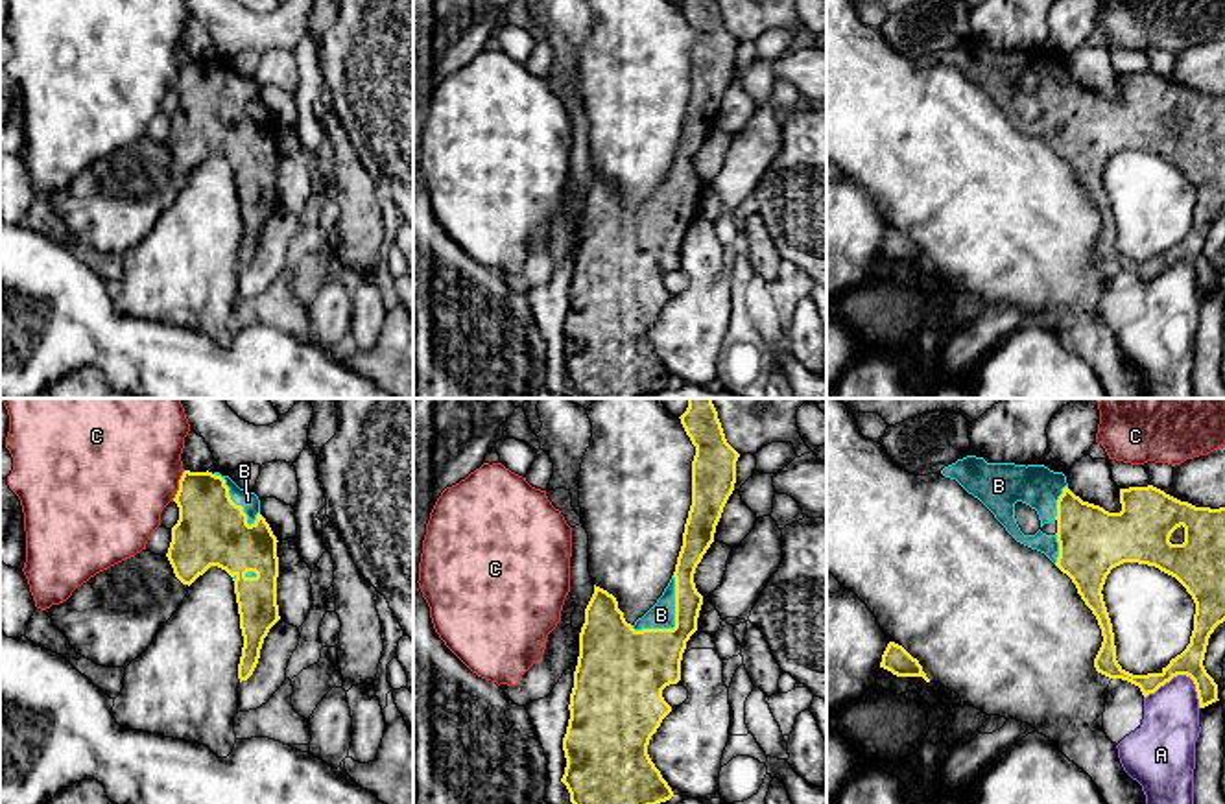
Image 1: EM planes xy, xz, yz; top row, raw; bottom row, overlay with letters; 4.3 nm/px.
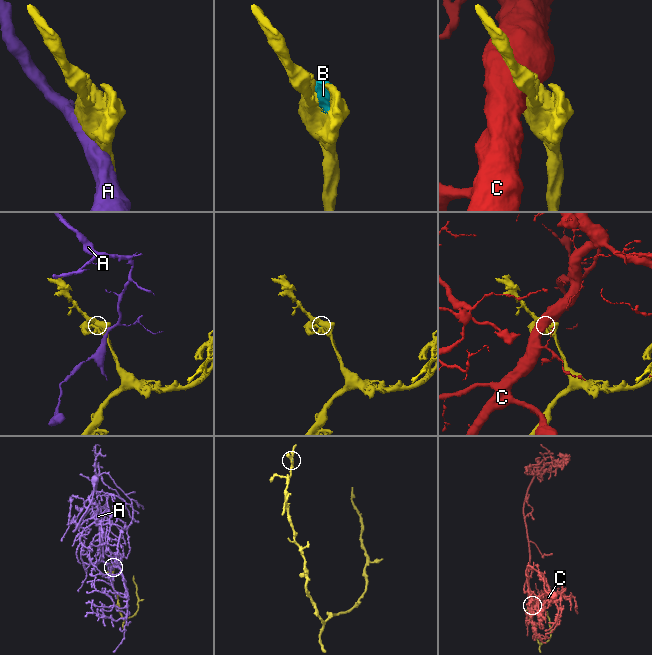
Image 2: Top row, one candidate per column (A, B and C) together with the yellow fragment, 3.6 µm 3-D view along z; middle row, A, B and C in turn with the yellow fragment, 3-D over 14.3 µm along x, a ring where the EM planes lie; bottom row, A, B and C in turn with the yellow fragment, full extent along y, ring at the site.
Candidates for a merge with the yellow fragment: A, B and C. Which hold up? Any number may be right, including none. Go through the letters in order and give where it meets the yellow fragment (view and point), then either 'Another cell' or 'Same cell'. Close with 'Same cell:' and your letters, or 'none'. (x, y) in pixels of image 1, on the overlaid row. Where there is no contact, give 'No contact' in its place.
A: Touches yellow at yz (1181, 673). Another cell
B: Touches yellow at xz (676, 620). Same cell
C: Touches yellow at xy (179, 485). Another cell
Same cell: B

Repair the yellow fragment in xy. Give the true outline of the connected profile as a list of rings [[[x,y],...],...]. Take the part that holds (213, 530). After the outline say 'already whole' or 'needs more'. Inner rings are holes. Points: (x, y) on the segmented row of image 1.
[[[184,470],[173,502],[179,520],[172,527],[166,557],[175,577],[188,586],[210,566],[232,577],[244,636],[238,679],[247,680],[264,638],[280,620],[279,540],[260,514],[258,496],[220,472]]] | needs more

